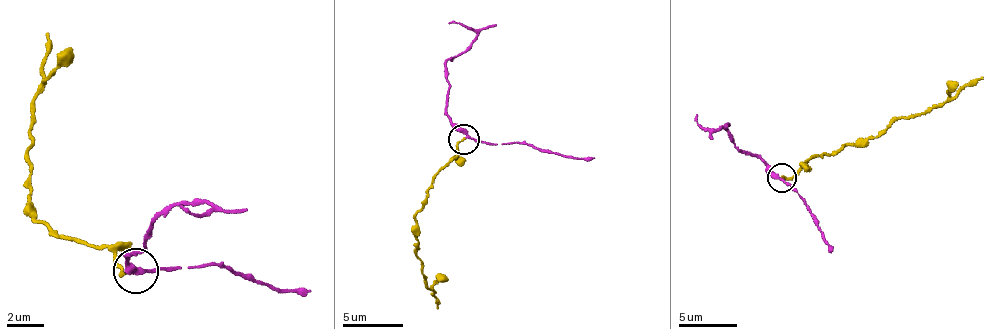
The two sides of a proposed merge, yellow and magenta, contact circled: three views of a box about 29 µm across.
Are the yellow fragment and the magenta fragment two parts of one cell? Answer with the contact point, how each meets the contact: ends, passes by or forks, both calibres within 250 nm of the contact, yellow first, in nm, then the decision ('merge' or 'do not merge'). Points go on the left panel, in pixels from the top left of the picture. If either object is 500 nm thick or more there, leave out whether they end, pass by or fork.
(136, 270) | yellow ends | magenta passes by | 150/220 nm | do not merge

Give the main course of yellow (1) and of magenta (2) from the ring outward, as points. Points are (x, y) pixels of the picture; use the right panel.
1: (783, 177), (825, 154), (864, 143), (895, 121), (925, 113), (983, 77)
2: (780, 177), (733, 141), (727, 126), (716, 129), (702, 126), (696, 114)

